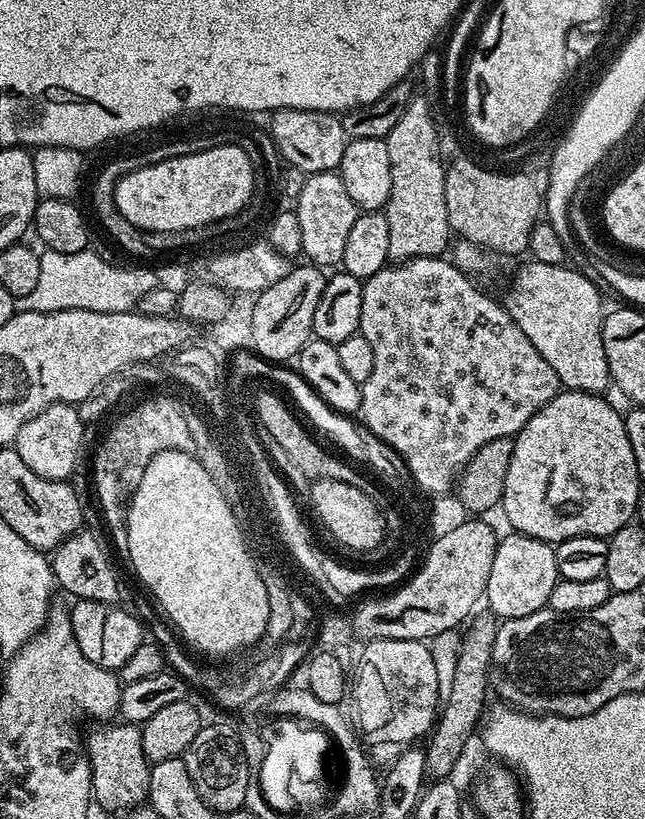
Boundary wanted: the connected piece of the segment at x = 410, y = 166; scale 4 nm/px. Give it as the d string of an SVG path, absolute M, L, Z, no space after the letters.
M413 95L402 118L386 138L390 154L390 198L382 211L389 223L389 254L392 262L417 260L423 256L443 257L449 251L452 227L446 214L446 165L436 160L435 132L430 116L431 103Z

